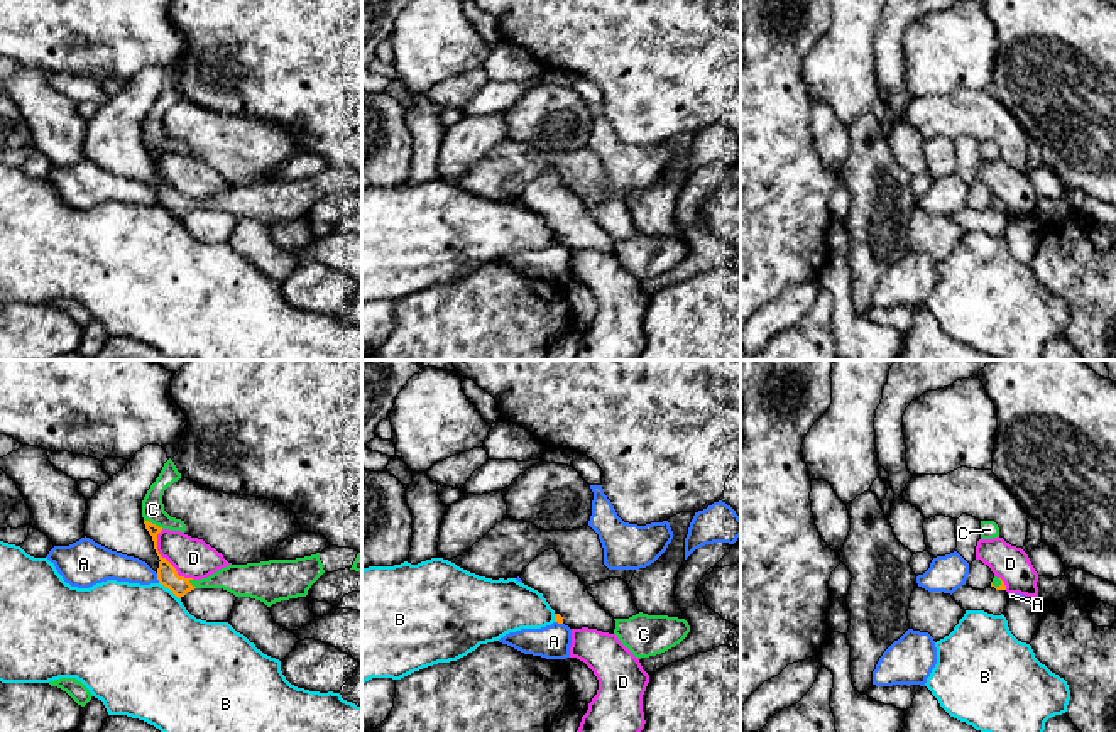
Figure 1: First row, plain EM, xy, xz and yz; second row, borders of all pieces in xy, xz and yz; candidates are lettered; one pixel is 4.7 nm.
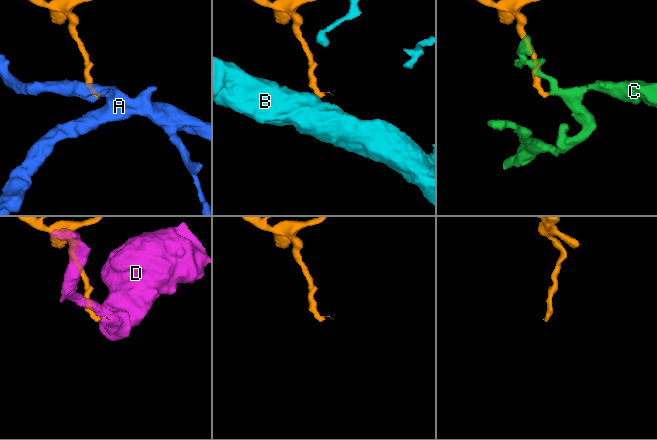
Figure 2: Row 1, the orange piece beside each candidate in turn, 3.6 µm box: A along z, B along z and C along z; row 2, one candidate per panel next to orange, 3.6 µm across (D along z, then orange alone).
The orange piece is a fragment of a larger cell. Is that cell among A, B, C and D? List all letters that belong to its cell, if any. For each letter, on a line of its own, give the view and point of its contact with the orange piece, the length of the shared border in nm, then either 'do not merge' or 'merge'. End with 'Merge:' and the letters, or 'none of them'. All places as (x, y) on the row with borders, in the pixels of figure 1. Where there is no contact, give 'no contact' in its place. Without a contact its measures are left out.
A: xy (158, 579) | 50 nm | do not merge
B: xy (169, 589) | 130 nm | do not merge
C: xy (154, 524) | 100 nm | merge
D: xy (166, 560) | 280 nm | do not merge
Merge: C

